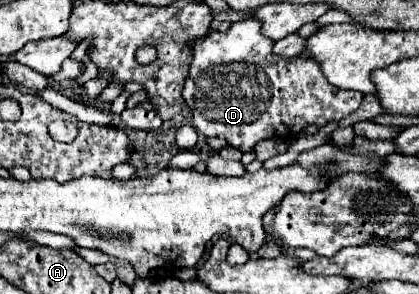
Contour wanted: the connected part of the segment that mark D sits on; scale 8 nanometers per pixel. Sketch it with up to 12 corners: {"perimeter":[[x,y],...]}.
{"perimeter":[[258,18],[196,40],[194,128],[250,152],[364,94],[282,58]]}

